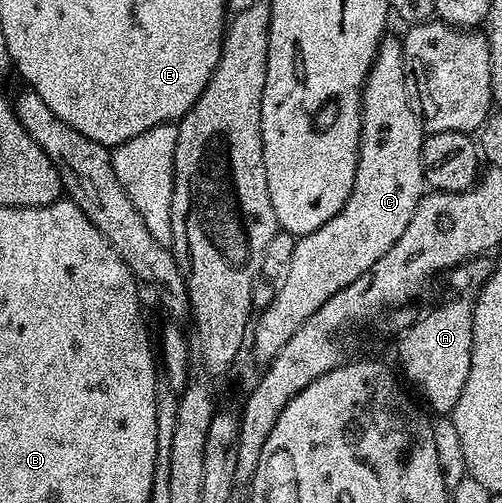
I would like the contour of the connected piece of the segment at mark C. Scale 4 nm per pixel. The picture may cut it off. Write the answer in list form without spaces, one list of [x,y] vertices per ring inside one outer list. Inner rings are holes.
[[[384,36],[379,43],[379,49],[363,81],[363,126],[359,136],[359,158],[357,159],[357,175],[353,179],[353,189],[347,202],[329,223],[317,227],[309,235],[298,238],[293,247],[293,259],[289,259],[287,271],[278,282],[275,294],[270,303],[258,314],[253,325],[253,341],[255,337],[255,353],[263,360],[270,362],[293,339],[293,331],[324,305],[329,298],[337,295],[353,279],[365,275],[397,239],[409,227],[409,219],[413,219],[413,211],[424,195],[423,180],[423,142],[425,130],[419,122],[418,115],[411,110],[411,102],[407,99],[407,84],[405,83],[405,67],[403,66],[403,43],[398,36]]]

